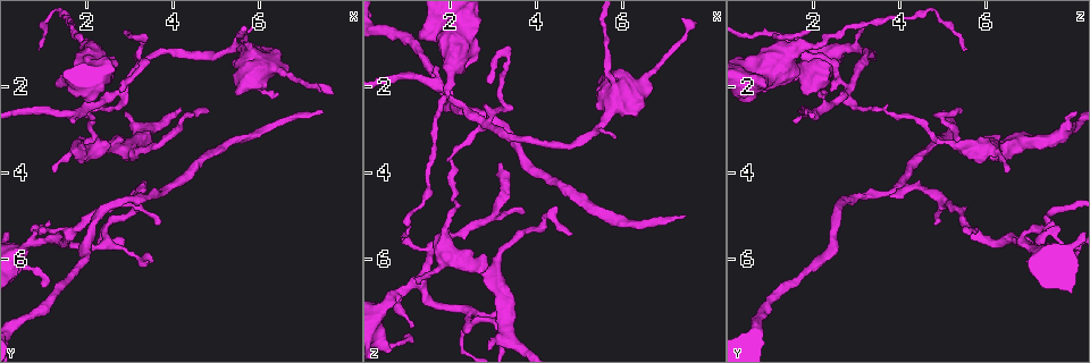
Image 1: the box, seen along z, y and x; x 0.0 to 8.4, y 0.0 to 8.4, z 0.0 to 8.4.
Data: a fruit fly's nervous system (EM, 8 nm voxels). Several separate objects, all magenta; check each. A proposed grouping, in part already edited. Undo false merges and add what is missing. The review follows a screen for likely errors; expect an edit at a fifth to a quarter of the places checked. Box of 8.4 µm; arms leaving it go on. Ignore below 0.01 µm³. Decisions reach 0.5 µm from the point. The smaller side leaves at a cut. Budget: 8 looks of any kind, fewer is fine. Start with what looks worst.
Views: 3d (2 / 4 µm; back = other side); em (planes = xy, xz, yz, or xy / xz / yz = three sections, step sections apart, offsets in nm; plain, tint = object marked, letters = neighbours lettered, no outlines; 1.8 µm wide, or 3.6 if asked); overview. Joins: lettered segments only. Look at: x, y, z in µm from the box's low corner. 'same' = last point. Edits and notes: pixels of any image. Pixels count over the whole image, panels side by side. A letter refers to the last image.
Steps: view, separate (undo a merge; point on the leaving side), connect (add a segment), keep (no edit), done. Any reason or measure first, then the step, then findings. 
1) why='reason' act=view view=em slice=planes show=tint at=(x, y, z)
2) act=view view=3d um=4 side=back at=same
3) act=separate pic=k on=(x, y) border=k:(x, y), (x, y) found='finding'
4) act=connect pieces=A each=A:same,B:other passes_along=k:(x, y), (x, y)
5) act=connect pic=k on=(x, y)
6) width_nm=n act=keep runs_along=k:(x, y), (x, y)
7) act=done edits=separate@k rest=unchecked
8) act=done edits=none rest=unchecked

why='branch stops here' act=view view=em slice=planes show=letters at=(7.50, 2.60, 5.00)

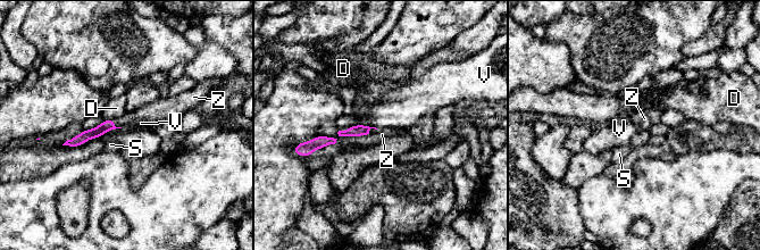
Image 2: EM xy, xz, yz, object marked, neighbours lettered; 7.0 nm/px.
act=connect pieces=Z each=D:other,S:other,V:other,Z:same passes_along=2:(106, 125), (114, 125), (145, 114) found='it goes on there'

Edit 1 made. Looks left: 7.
why='calibre changes' act=view view=3d um=4 side=back at=(5.80, 1.35, 2.25)

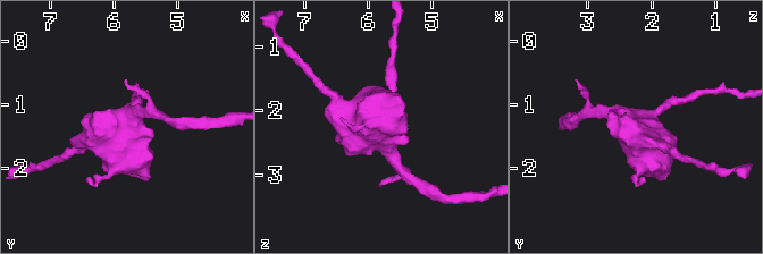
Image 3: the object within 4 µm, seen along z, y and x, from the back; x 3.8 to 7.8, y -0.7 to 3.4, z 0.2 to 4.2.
arms=3 why='need the tissue' act=view view=em um=3.6 slice=planes show=letters at=(5.80, 1.40, 2.30)

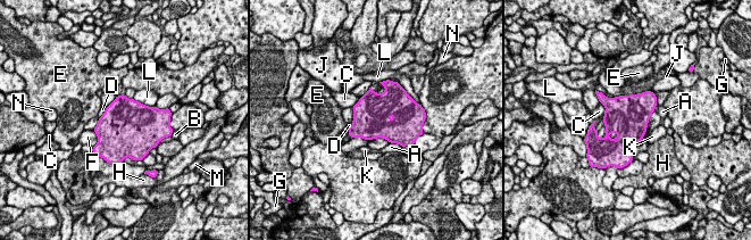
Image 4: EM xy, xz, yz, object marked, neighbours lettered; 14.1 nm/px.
width_nm=650 act=keep each=A:other,B:other,C:other,D:other,E:other,F:other,G:other,H:other,J:other,K:other,L:other,M:other,N:other border=4:(653, 110), (645, 132) found='continuous, no second neuron'

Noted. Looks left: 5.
act=view view=em slice=xz step=4 show=tint at=(2.00, 3.30, 4.90)

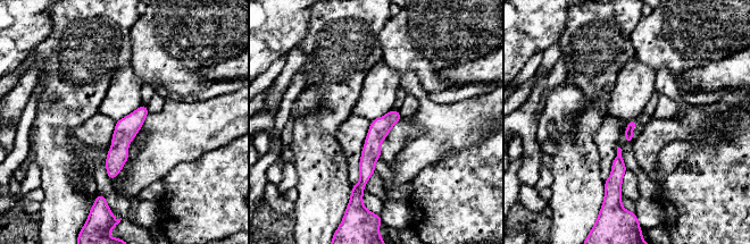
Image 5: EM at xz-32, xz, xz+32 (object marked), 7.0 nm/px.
why='cut it another way' act=view view=em slice=planes show=tint at=same

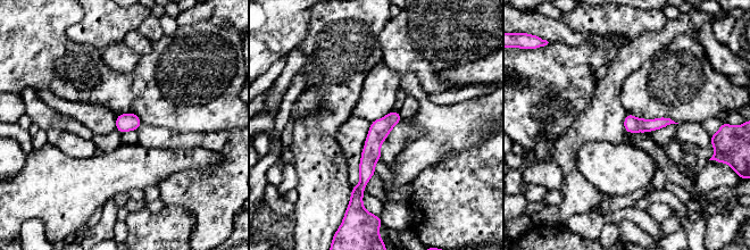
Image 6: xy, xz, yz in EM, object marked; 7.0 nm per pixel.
act=view view=em slice=planes show=letters at=same

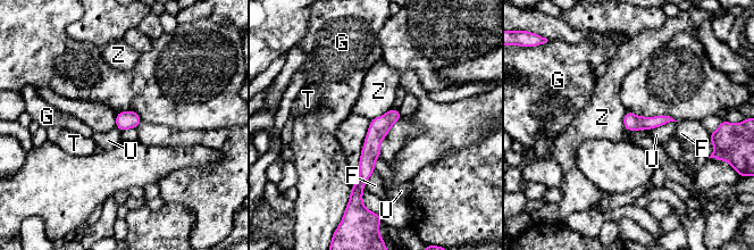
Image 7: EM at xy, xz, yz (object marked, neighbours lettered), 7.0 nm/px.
width_nm=120 act=keep each=F:other,G:other,T:other,U:other,Z:other found='one neuron here'

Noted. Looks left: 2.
act=done edits=connect@2 rest=unchecked

